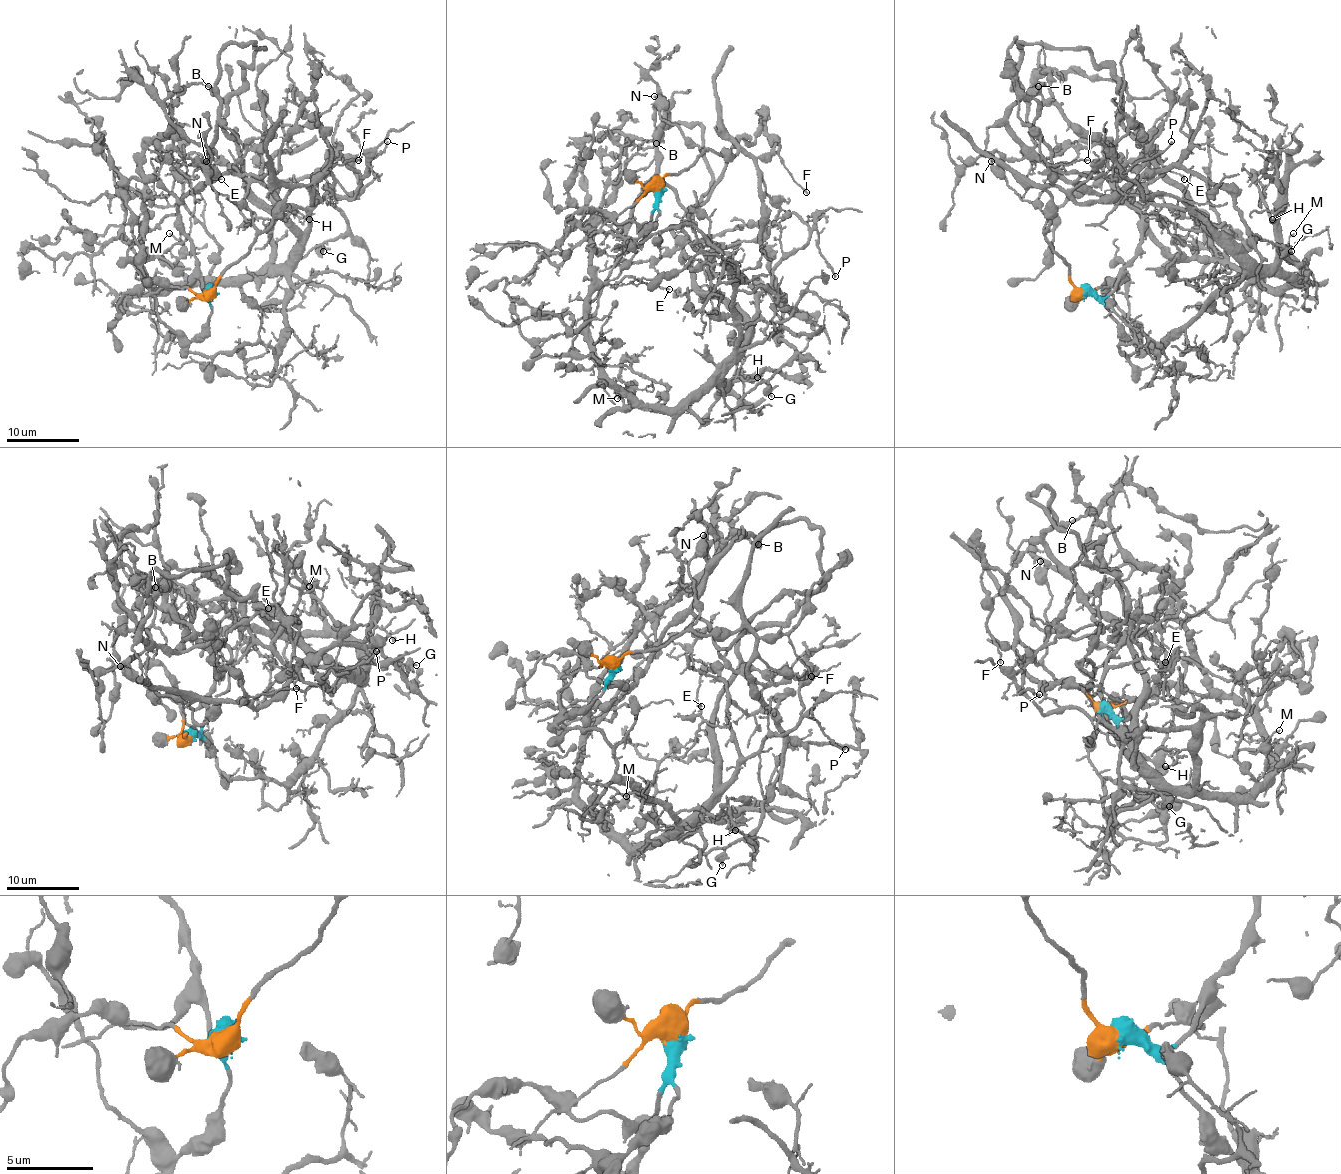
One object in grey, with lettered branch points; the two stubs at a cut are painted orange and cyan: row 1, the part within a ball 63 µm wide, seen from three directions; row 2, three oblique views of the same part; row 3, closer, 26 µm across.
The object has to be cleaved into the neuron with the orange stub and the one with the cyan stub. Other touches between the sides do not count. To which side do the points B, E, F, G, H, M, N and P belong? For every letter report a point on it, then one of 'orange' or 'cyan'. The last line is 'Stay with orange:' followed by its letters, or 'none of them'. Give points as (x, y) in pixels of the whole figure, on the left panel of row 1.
B: place (208, 86); cyan
E: place (221, 179); cyan
F: place (358, 160); orange
G: place (323, 251); orange
H: place (309, 219); cyan
M: place (169, 233); cyan
N: place (206, 161); orange
P: place (387, 141); cyan
Stay with orange: F, G, N

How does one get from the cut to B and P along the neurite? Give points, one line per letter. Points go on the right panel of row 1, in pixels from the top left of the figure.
B: (1084, 290), (1106, 296), (1117, 281), (1141, 239), (1141, 214), (1115, 188), (1108, 145), (1079, 130), (1039, 86)
P: (1084, 290), (1113, 289), (1139, 212), (1073, 183), (1131, 163), (1155, 203), (1186, 208), (1124, 176), (1172, 141)

